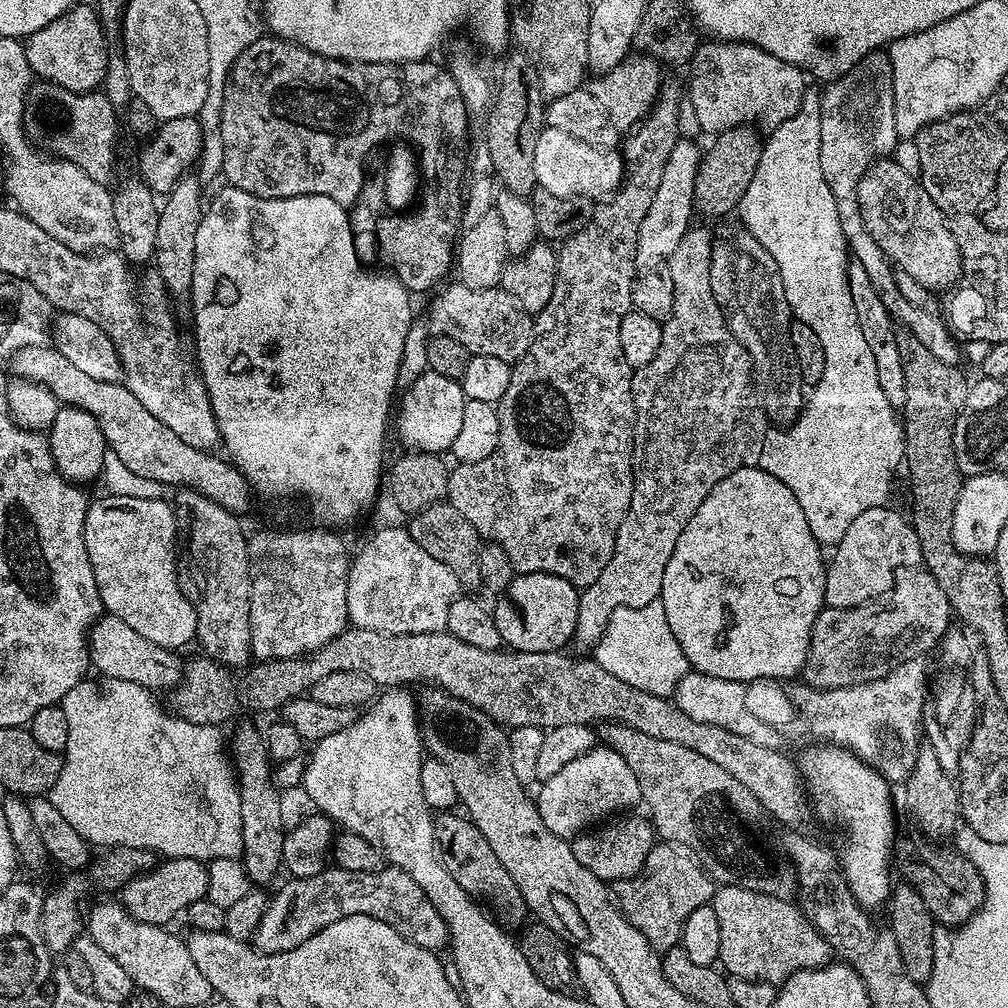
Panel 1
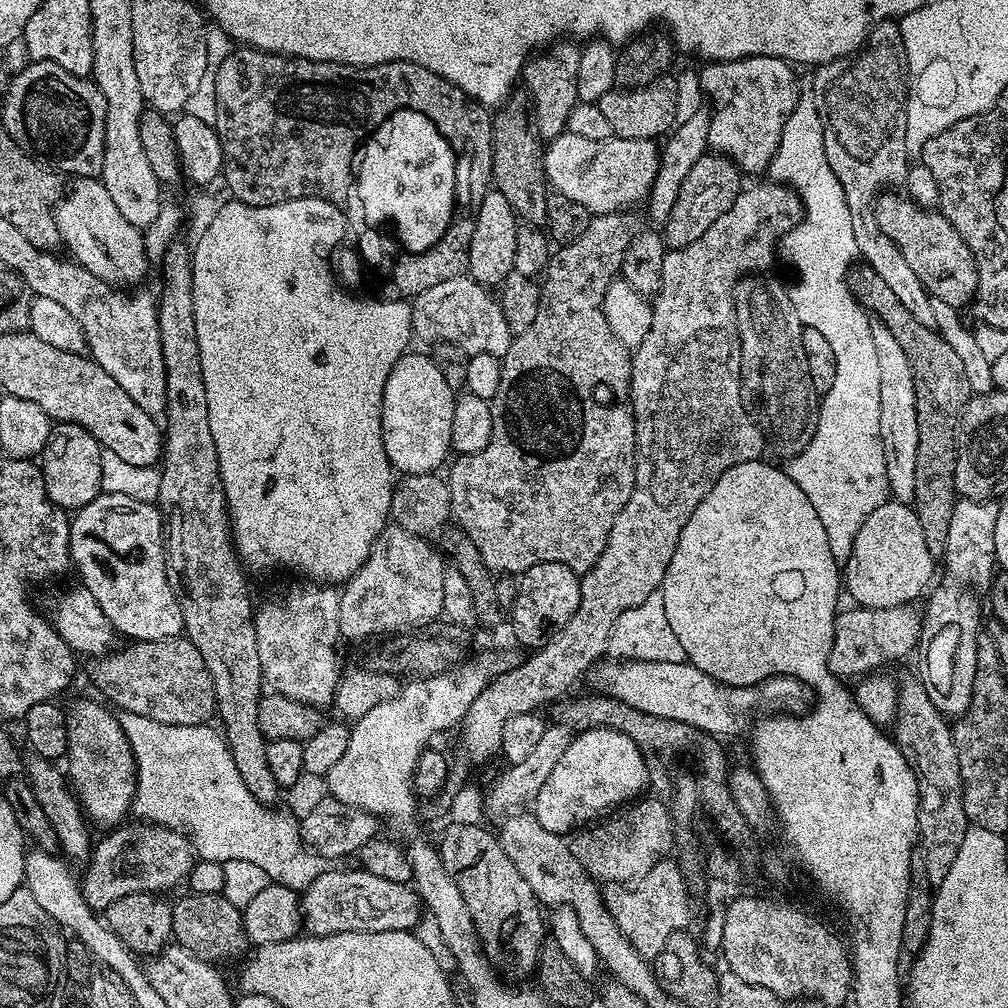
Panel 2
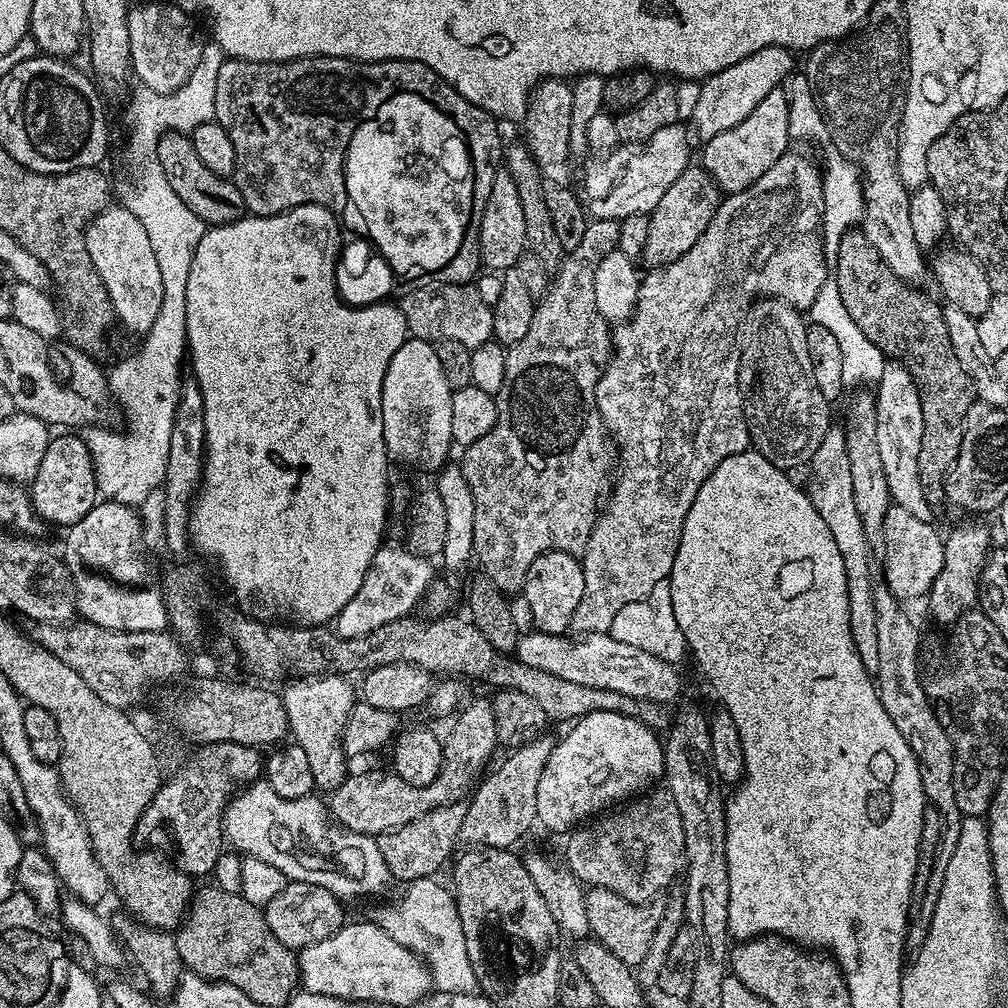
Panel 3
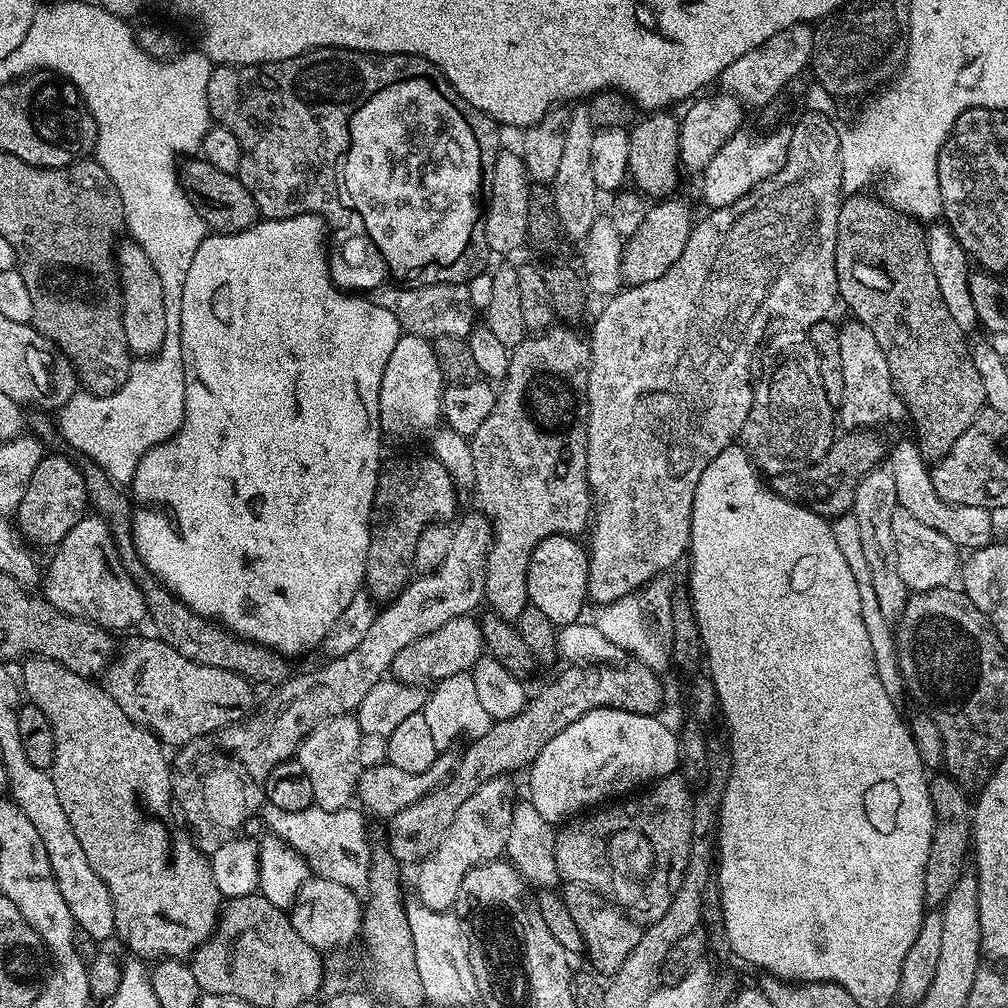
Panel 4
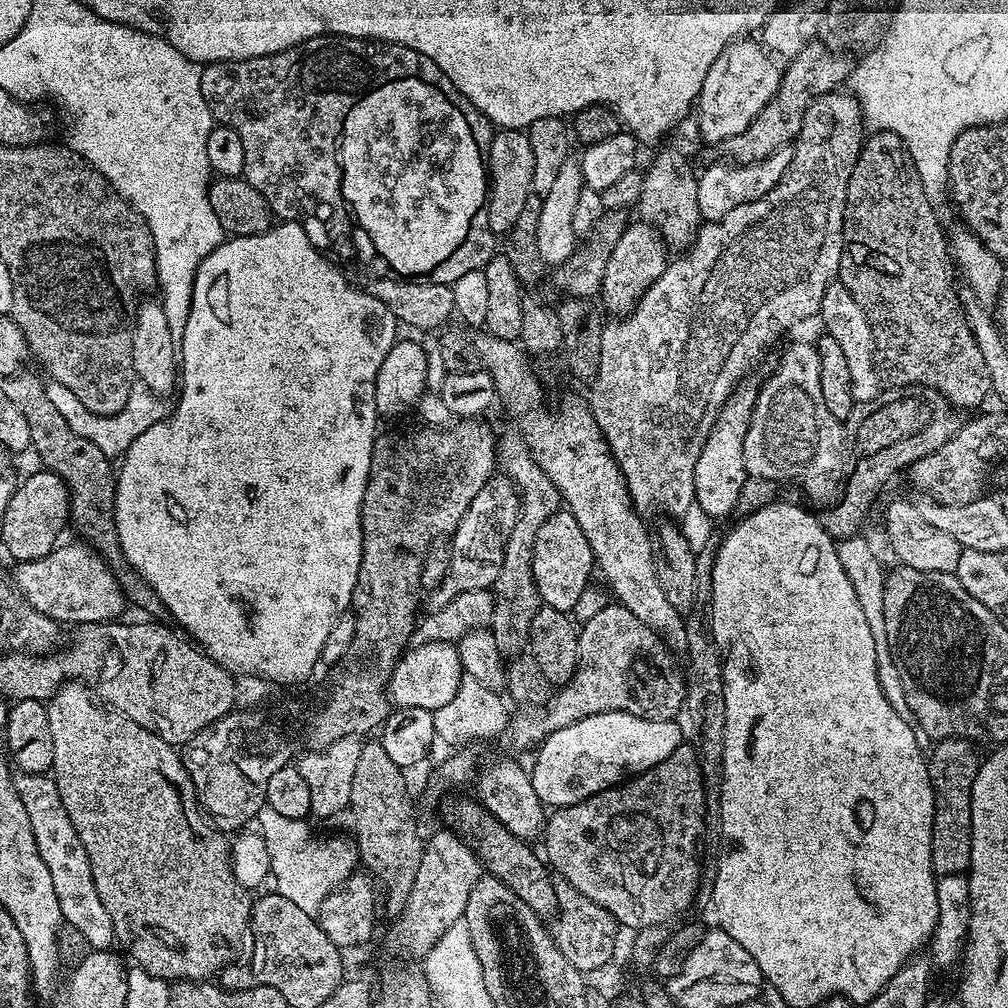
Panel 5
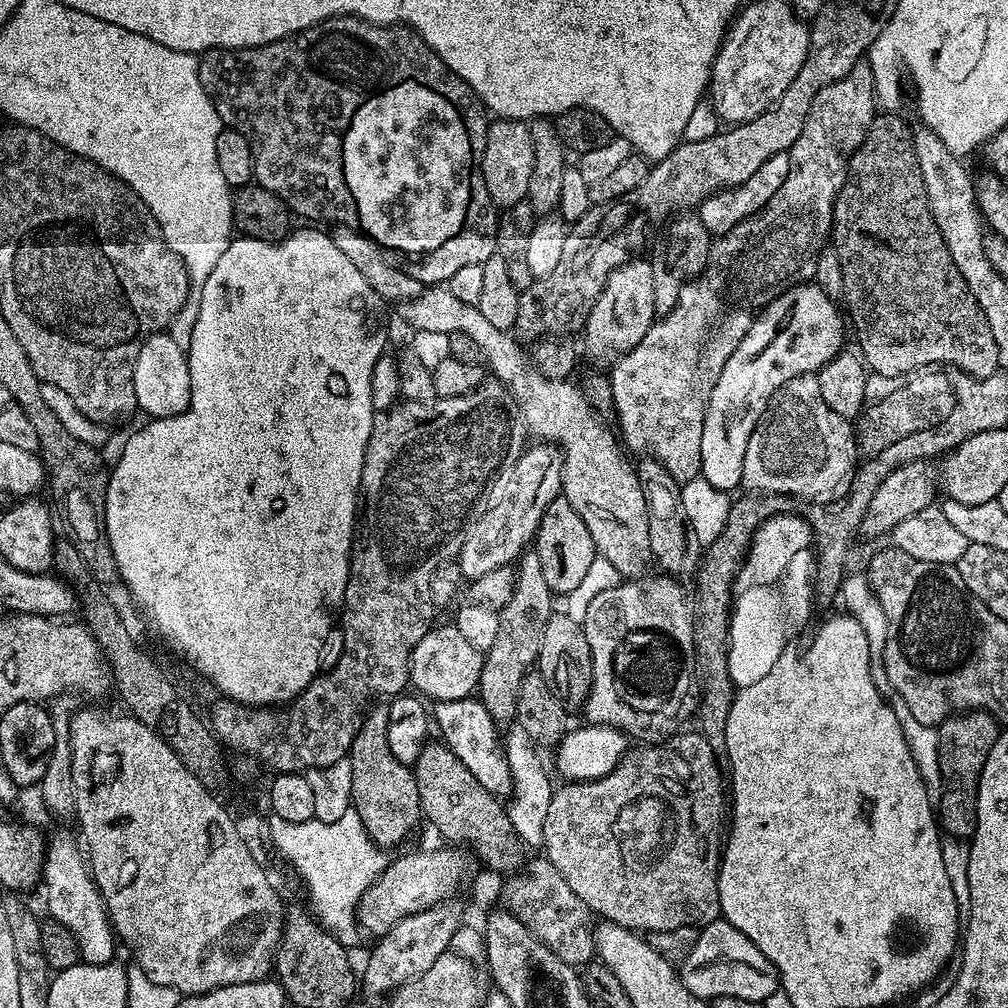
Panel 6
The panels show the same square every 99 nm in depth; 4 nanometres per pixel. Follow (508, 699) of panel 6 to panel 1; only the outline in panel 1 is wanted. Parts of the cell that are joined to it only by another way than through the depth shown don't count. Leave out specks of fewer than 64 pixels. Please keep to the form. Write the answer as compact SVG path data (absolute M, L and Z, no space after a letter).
M665 83L660 89L660 99L657 100L656 105L652 108L649 115L645 116L631 132L623 137L624 148L622 147L622 155L624 157L624 182L607 197L603 202L595 205L590 222L586 222L586 226L582 226L582 230L578 230L578 234L574 234L569 240L563 241L559 245L558 255L556 258L556 277L554 278L554 294L550 294L550 302L546 302L546 306L542 311L535 313L534 323L532 325L532 345L530 350L526 350L524 357L515 364L511 365L510 384L506 392L502 396L500 402L496 404L496 413L498 414L498 446L494 450L494 454L490 454L490 458L482 458L482 462L474 462L473 464L457 463L455 467L448 473L448 495L446 497L447 503L454 506L454 510L458 510L458 514L462 514L462 518L466 518L466 522L470 522L470 526L474 526L474 530L480 533L485 541L494 543L501 547L509 556L517 573L523 574L525 572L541 572L542 574L554 574L558 578L566 578L566 582L570 582L577 590L588 588L598 578L598 574L602 574L602 570L606 570L606 566L610 562L610 554L614 554L614 542L616 535L620 529L620 524L624 520L624 515L628 513L629 506L632 505L632 434L636 430L636 407L634 406L634 394L632 393L632 374L633 369L630 362L626 362L626 354L622 354L622 342L618 339L618 330L620 329L620 318L625 316L626 313L633 311L632 307L632 286L638 275L638 257L636 251L638 250L638 230L642 226L642 218L646 218L646 210L650 210L650 201L654 199L654 194L658 191L660 179L662 179L662 169L665 168L666 162L670 159L670 150L674 150L676 141L681 139L682 133L680 131L680 119L678 118L678 110L680 109L680 102L682 96L682 88L676 84Z

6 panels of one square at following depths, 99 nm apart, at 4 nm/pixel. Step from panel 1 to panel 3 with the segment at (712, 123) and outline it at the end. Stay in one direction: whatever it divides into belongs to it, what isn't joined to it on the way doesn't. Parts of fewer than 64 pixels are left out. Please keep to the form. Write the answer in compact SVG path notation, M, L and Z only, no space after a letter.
M777 90L766 94L738 126L730 130L722 130L714 138L710 138L703 145L704 160L702 166L708 171L712 181L720 187L721 193L731 194L741 192L750 187L778 158L789 151L790 137L790 114L788 113L789 93L784 90Z

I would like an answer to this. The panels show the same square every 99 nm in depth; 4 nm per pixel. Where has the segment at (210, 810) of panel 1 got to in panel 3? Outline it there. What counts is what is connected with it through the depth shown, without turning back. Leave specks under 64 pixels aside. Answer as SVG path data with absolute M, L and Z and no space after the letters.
M253 782L237 791L227 801L222 813L225 841L244 856L270 862L270 866L282 870L285 881L313 883L314 886L322 886L332 891L339 898L380 896L383 892L390 891L394 886L394 879L378 850L376 836L347 831L343 825L334 822L329 813L329 805L324 800L320 801L318 796L313 794L306 798L287 800L274 794L274 790L270 790L266 782Z

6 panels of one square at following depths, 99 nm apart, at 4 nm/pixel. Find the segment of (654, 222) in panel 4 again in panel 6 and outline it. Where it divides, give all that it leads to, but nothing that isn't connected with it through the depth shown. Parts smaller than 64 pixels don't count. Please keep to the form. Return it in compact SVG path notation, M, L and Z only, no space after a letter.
M625 259L606 278L606 286L594 302L594 310L590 310L587 322L582 329L584 350L582 352L593 360L593 365L611 366L636 346L650 330L650 326L658 319L658 309L654 298L654 270L651 259Z

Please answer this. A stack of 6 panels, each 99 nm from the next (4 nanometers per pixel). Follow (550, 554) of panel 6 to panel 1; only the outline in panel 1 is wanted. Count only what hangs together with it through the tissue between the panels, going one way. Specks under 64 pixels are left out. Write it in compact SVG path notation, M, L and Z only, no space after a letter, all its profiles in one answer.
M541 572L516 574L491 609L501 641L518 652L559 652L576 635L580 592L566 578Z

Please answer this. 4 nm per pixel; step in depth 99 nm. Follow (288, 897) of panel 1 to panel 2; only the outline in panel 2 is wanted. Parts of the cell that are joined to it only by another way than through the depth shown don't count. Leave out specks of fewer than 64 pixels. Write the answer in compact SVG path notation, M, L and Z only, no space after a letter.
M360 868L325 870L303 891L301 909L305 929L314 936L360 931L407 932L413 931L422 918L422 901L415 889Z

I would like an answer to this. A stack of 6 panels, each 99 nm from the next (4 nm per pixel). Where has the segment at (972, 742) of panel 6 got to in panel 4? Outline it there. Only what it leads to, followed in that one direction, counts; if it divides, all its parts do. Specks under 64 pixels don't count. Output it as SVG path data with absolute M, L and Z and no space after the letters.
M941 774L941 776L933 775L928 785L928 793L930 794L930 802L934 806L934 818L936 825L934 826L934 834L930 842L930 850L928 851L928 861L926 862L926 870L924 871L924 890L929 891L931 896L947 893L955 886L958 878L965 871L964 859L970 856L970 837L972 835L972 818L970 815L970 796L964 789L957 786L952 781L951 776Z

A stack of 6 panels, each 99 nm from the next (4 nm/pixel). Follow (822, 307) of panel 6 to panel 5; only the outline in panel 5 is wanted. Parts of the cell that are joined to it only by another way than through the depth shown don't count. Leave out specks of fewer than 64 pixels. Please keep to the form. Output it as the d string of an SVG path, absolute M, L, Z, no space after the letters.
M737 387L731 398L724 403L724 409L706 438L706 446L702 446L702 454L698 454L698 466L694 466L695 503L700 504L702 510L712 518L724 516L735 509L746 479L744 435L750 426L750 418L756 405L757 389L744 387Z

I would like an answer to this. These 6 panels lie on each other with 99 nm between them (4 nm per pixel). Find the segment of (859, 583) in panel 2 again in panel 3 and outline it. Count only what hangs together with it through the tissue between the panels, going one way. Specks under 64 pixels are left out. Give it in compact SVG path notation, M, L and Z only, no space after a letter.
M895 506L889 508L884 527L884 559L882 561L882 580L901 602L927 597L934 586L934 578L942 570L944 561L943 535L936 533L935 523L914 518L910 510Z

